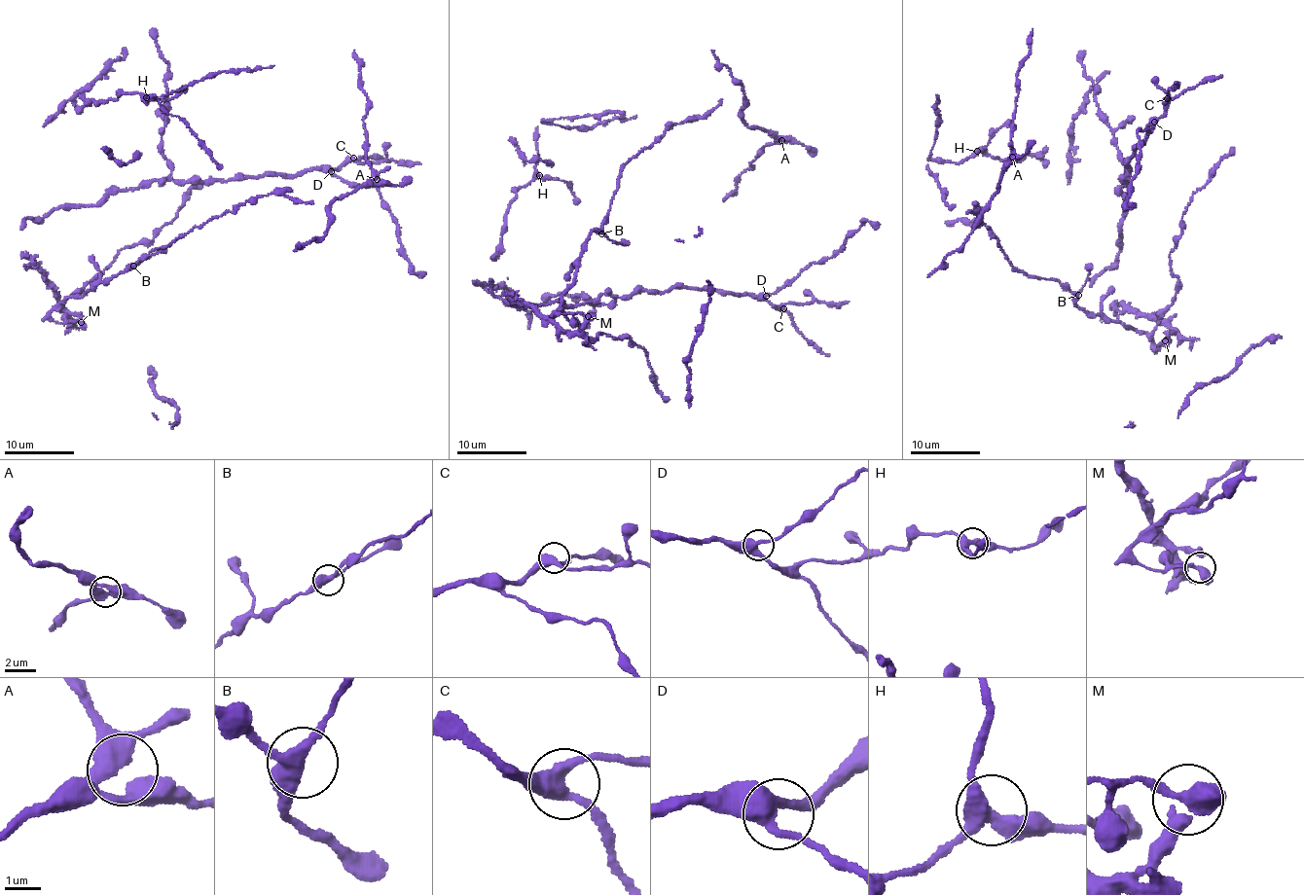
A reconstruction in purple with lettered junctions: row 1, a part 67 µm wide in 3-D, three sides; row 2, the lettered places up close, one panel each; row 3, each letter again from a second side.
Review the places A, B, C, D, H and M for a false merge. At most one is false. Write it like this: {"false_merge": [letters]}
{"false_merge": []}

